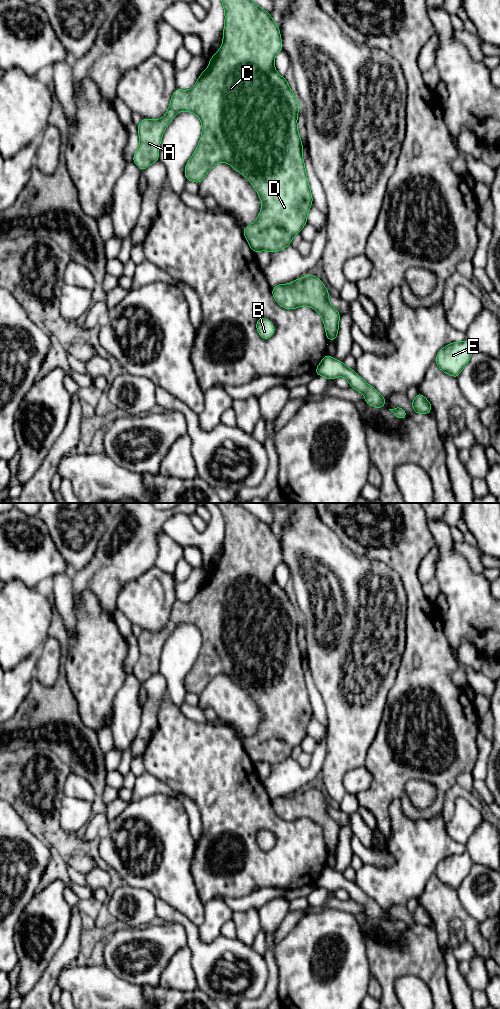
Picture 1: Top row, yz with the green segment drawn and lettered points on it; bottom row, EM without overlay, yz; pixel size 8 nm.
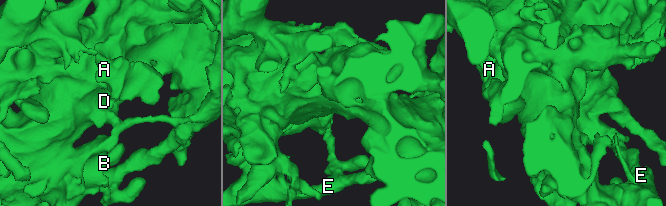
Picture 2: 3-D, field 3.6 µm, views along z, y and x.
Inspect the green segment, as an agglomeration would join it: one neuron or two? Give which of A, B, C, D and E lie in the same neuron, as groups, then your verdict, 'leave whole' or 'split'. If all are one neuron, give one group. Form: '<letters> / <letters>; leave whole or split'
A B C D / E; split

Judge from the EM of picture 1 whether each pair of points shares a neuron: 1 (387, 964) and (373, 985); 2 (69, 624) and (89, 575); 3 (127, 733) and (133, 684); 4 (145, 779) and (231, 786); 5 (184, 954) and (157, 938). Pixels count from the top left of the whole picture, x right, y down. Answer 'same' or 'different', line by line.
1: different
2: different
3: same
4: different
5: different

